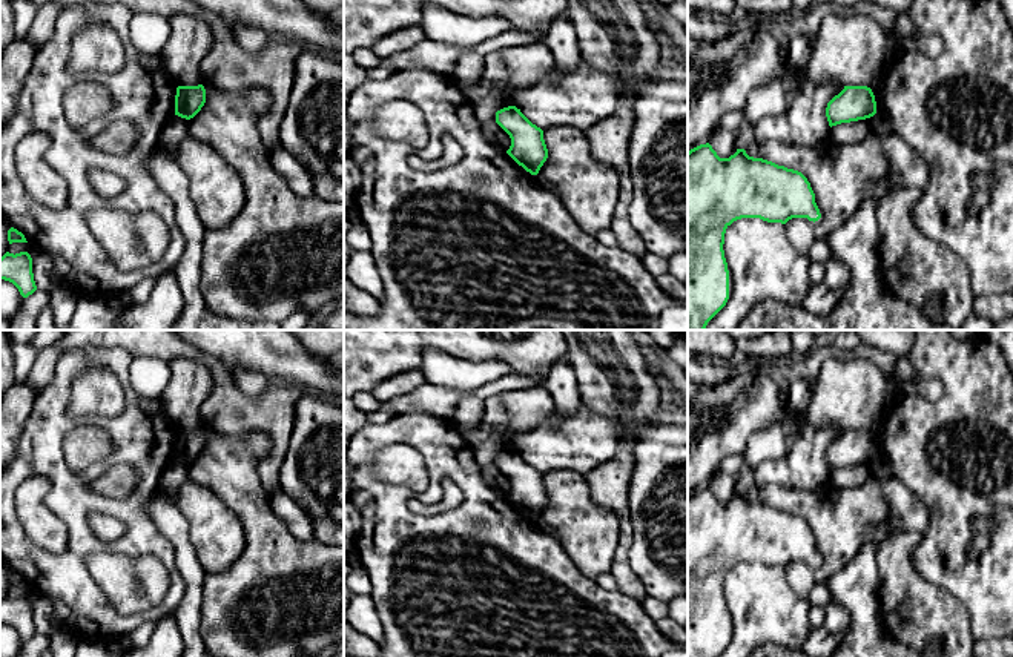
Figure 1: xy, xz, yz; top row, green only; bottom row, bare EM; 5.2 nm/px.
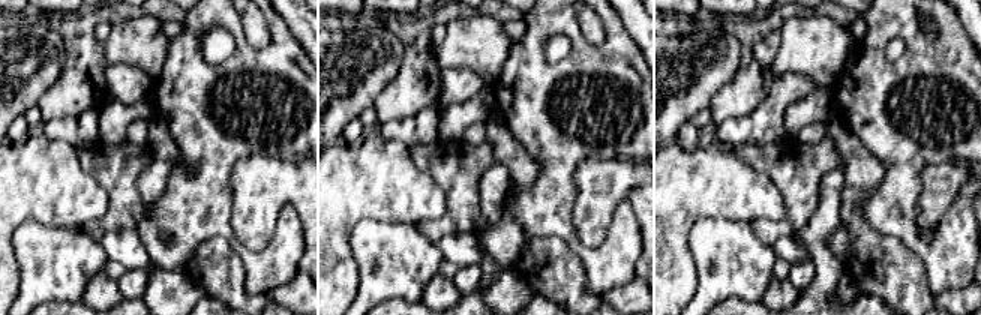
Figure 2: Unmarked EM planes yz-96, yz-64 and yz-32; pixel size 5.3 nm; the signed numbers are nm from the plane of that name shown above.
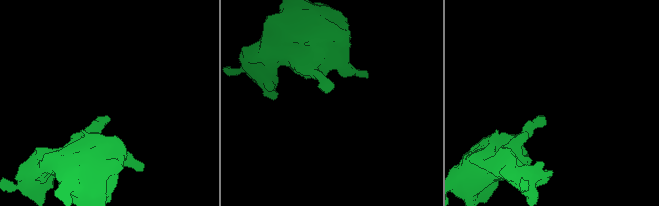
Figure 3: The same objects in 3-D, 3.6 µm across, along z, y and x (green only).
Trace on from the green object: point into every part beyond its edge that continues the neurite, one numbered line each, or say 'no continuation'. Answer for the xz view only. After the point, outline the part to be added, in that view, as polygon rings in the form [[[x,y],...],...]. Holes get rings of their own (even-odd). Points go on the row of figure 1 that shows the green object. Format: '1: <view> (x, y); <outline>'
no continuation

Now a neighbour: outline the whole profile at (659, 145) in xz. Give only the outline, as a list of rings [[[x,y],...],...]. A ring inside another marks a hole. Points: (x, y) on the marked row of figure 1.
[[[655,80],[634,86],[632,92],[629,221],[648,253],[666,259],[688,255],[688,83]]]

